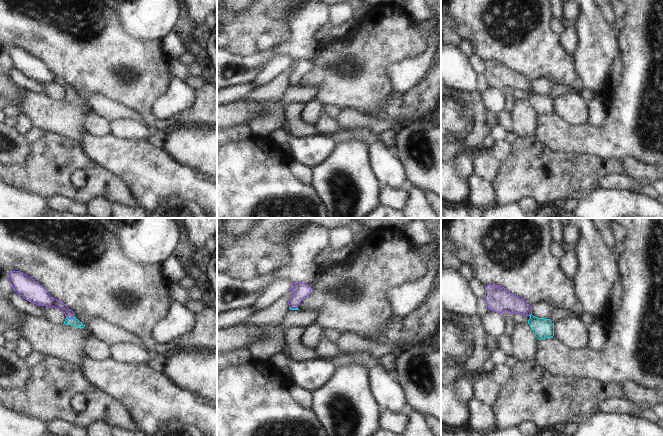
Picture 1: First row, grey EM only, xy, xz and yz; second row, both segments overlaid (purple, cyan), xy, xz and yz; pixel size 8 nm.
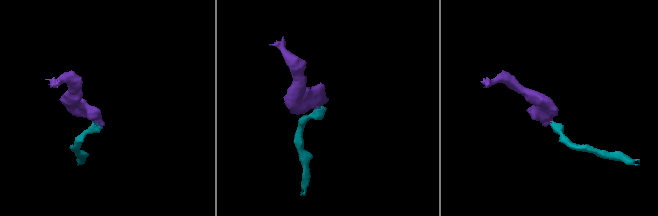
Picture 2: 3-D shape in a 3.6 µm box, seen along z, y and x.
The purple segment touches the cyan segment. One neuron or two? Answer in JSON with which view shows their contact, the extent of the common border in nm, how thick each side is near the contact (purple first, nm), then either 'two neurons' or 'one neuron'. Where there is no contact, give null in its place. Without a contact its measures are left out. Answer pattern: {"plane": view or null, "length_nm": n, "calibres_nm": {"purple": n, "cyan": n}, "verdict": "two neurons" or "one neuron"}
{"plane": "xy", "length_nm": 80, "calibres_nm": {"purple": 110, "cyan": 70}, "verdict": "one neuron"}

